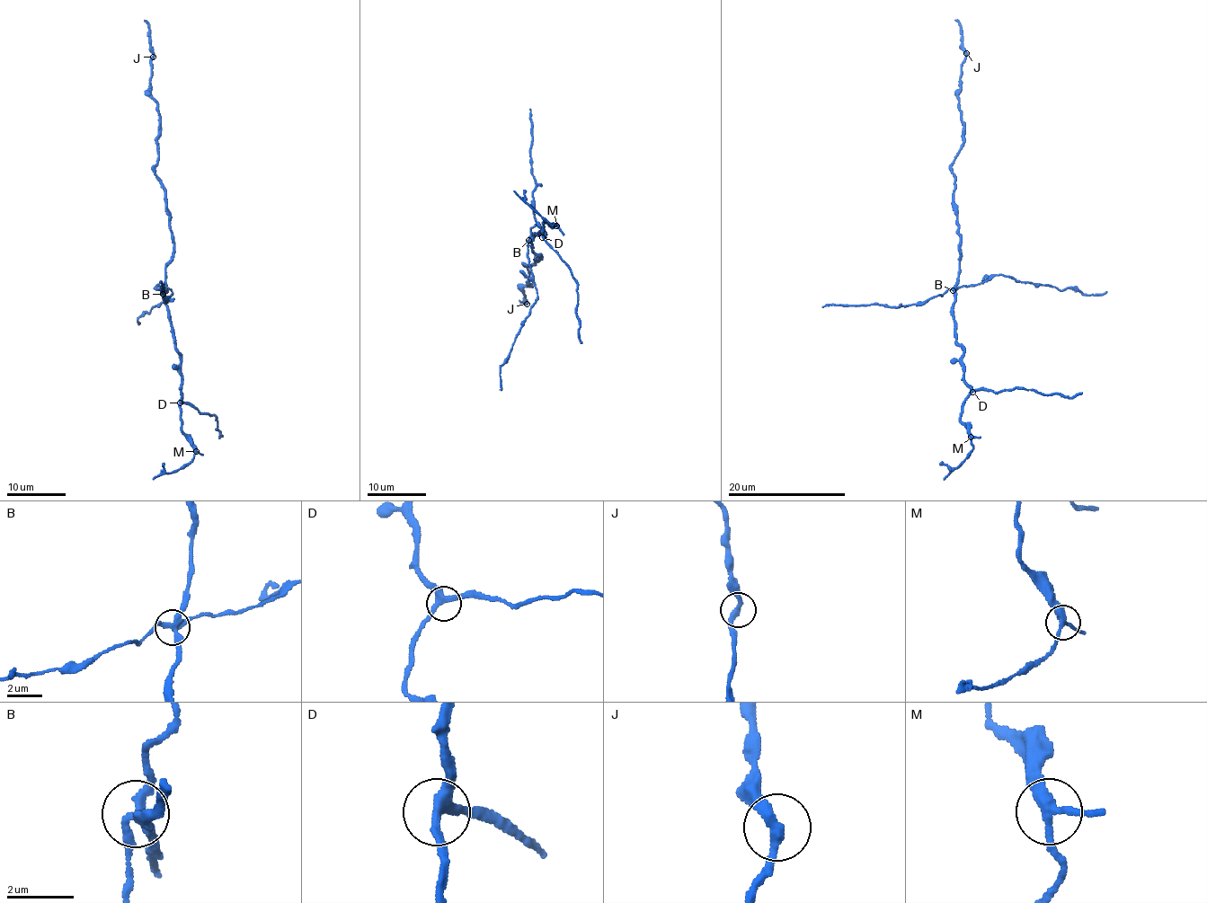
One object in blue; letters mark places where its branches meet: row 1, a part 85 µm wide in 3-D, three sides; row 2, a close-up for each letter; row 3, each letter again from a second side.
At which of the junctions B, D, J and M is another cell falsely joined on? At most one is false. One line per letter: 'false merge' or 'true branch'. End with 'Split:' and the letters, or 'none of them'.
B: false merge
D: true branch
J: true branch
M: true branch
Split: B

